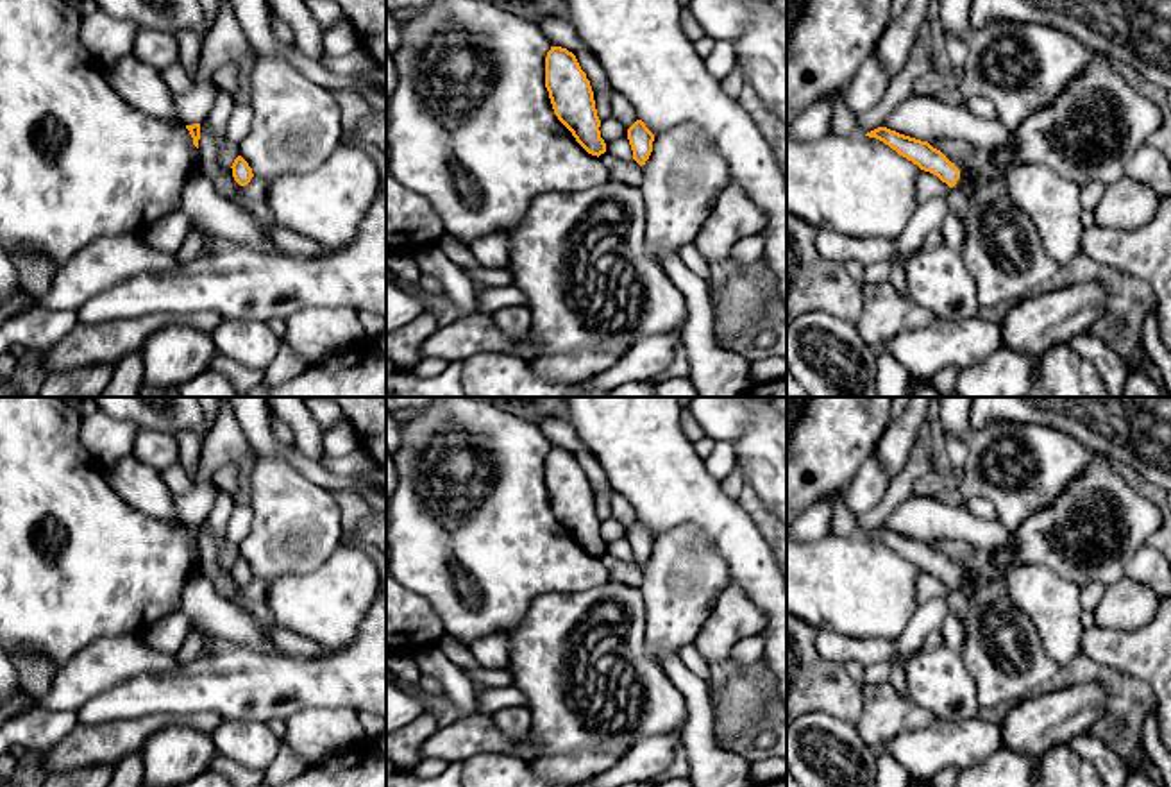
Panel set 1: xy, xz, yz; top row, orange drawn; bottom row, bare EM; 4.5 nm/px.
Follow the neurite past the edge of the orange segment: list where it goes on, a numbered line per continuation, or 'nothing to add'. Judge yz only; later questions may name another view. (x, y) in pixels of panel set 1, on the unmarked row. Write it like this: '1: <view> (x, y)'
1: yz (964, 583)

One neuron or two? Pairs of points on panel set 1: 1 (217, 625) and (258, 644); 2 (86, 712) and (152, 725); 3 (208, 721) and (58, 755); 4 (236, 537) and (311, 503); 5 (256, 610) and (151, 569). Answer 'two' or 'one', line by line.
1: one
2: two
3: one
4: two
5: two

